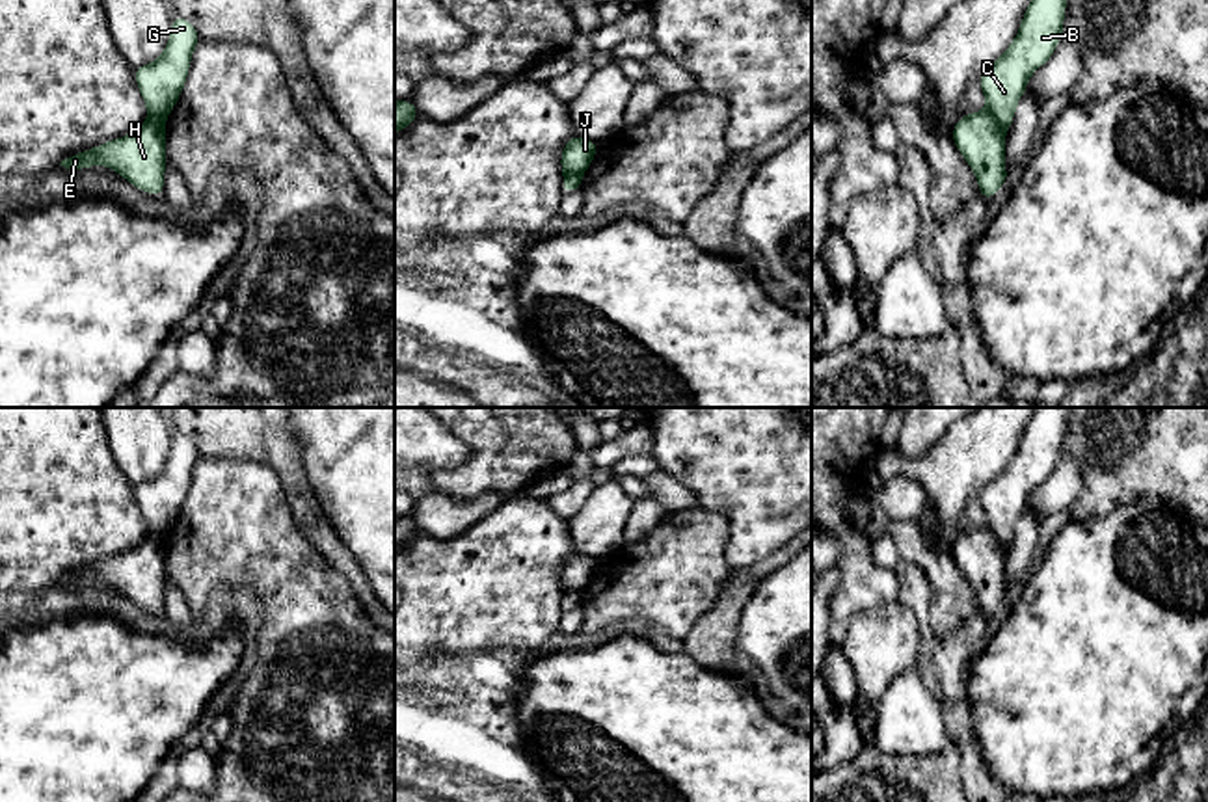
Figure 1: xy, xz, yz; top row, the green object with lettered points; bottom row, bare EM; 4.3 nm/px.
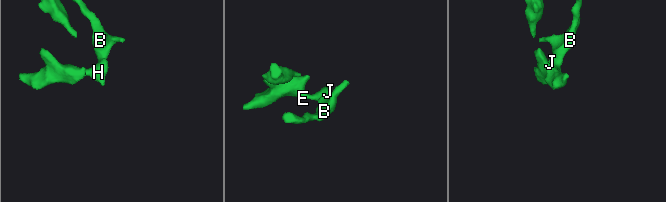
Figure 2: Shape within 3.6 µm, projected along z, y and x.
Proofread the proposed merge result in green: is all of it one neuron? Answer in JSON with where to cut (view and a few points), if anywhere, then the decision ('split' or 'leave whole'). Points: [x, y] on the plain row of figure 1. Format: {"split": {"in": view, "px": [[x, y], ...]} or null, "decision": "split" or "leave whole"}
{"split": {"in": "yz", "px": [[987, 525], [1004, 549]]}, "decision": "split"}

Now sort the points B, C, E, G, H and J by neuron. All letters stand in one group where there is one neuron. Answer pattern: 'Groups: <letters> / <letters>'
Groups: B C G / E H J

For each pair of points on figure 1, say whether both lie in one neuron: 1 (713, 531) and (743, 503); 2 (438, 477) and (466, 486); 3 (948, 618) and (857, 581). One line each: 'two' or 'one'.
1: two
2: one
3: two

